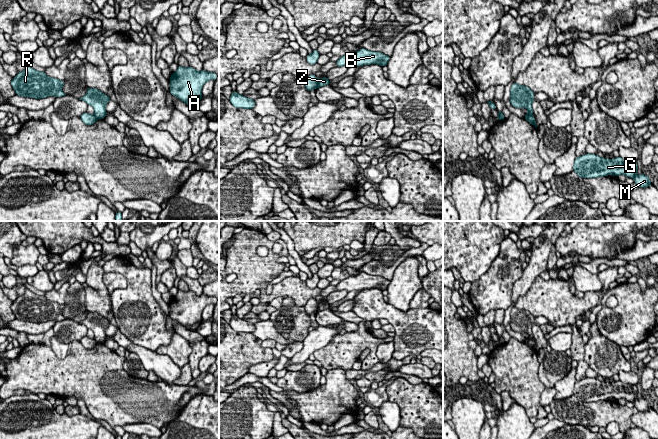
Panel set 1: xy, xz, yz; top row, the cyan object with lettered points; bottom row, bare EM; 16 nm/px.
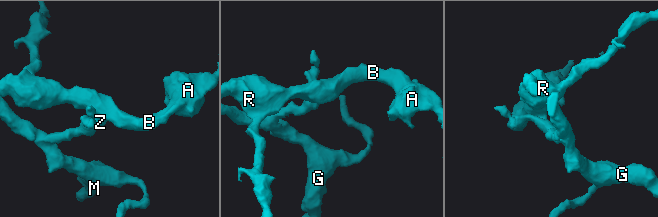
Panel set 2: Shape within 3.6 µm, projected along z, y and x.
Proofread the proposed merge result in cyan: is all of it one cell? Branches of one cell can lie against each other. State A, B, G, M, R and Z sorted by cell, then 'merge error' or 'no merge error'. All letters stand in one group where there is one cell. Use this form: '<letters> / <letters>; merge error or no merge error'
A B R Z / G M; merge error

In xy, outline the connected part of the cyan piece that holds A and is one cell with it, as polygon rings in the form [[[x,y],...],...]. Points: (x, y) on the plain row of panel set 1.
[[[178,289],[177,295],[170,301],[170,318],[191,331],[196,331],[202,323],[203,309],[209,304],[216,304],[217,298],[205,294],[197,295],[192,291]]]

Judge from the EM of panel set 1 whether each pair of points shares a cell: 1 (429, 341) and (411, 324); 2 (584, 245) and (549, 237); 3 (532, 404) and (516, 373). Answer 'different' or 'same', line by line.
1: same
2: different
3: same

